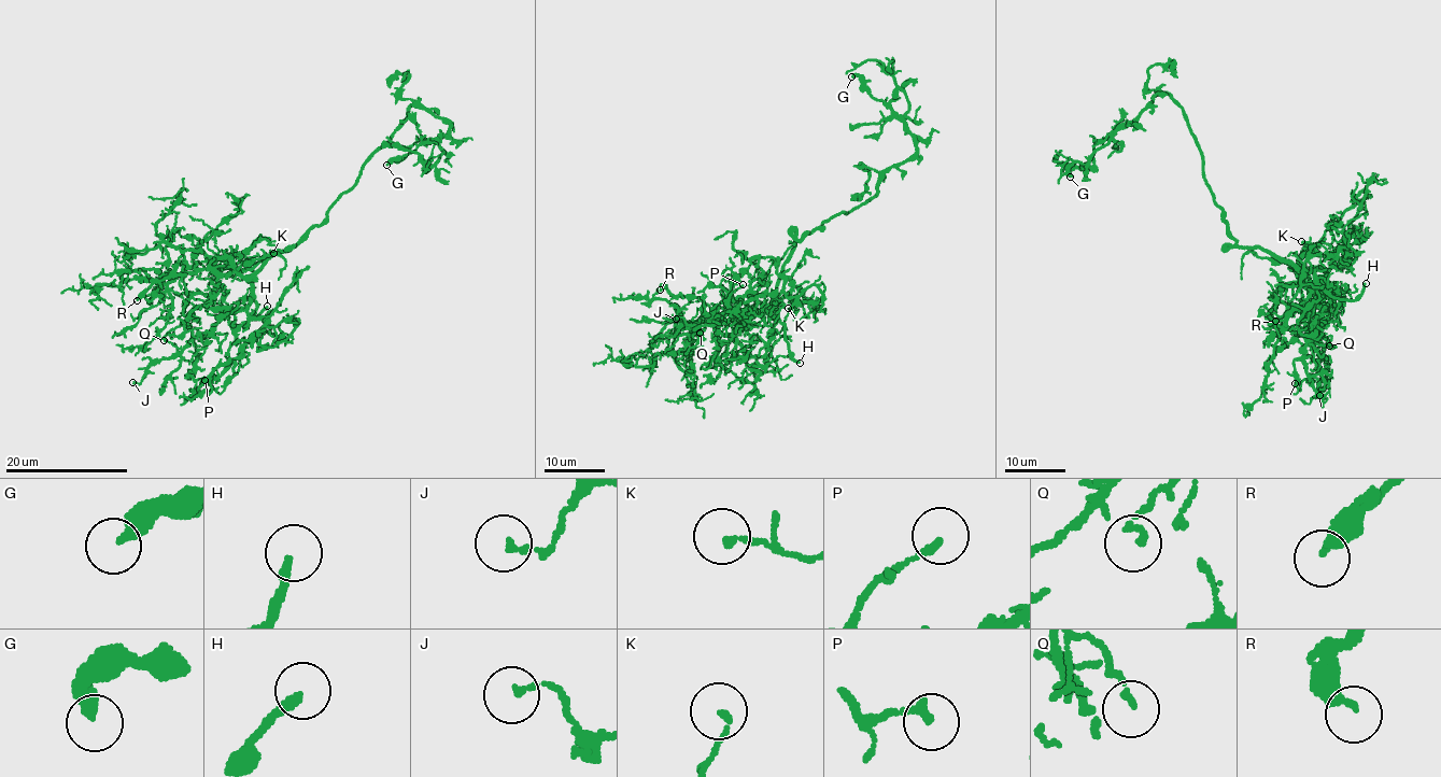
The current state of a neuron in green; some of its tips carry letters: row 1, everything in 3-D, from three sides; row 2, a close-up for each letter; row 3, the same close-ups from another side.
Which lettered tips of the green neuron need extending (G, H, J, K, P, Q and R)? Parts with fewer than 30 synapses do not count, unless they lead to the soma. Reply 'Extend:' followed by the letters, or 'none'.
Extend: H

